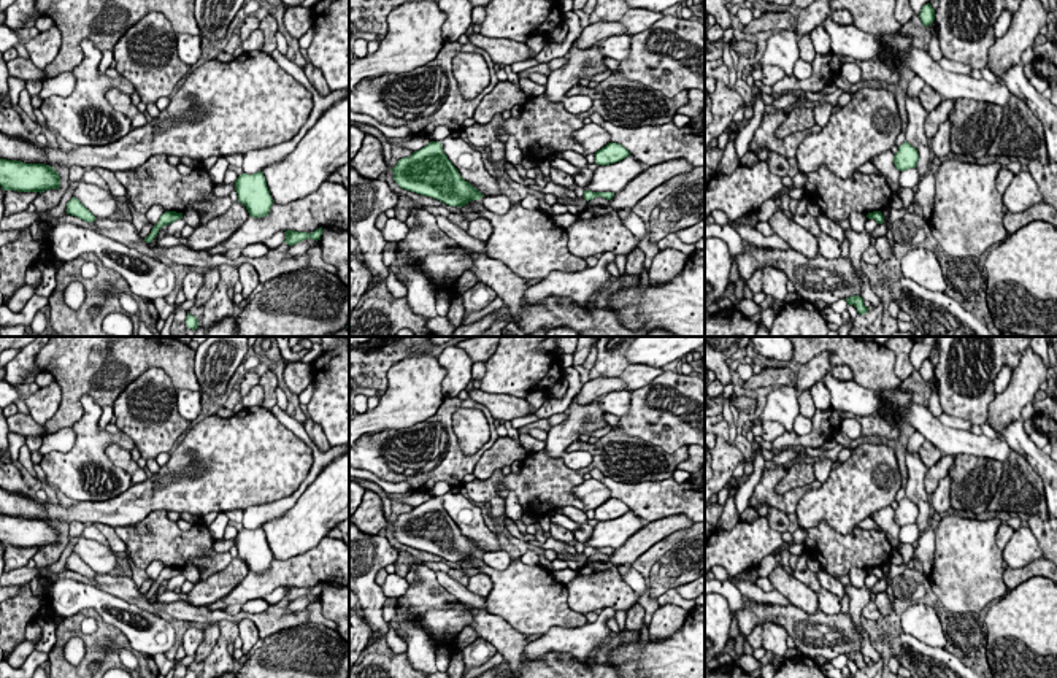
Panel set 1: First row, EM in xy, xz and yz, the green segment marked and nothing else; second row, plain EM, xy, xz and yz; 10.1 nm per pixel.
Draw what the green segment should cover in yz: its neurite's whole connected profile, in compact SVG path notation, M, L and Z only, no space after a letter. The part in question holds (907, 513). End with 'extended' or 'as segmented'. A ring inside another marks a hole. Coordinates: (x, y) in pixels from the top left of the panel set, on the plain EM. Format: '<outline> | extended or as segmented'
M908 497L898 502L898 507L894 511L895 524L900 527L916 524L917 516L919 516L917 505L911 502Z | as segmented

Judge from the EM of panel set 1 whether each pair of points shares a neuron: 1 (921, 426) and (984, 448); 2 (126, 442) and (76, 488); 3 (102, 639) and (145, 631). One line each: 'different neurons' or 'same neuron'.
1: same neuron
2: same neuron
3: different neurons

